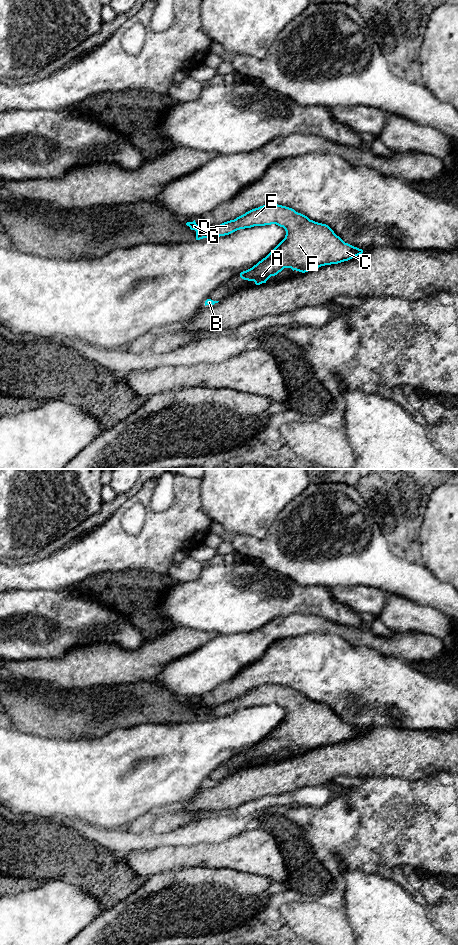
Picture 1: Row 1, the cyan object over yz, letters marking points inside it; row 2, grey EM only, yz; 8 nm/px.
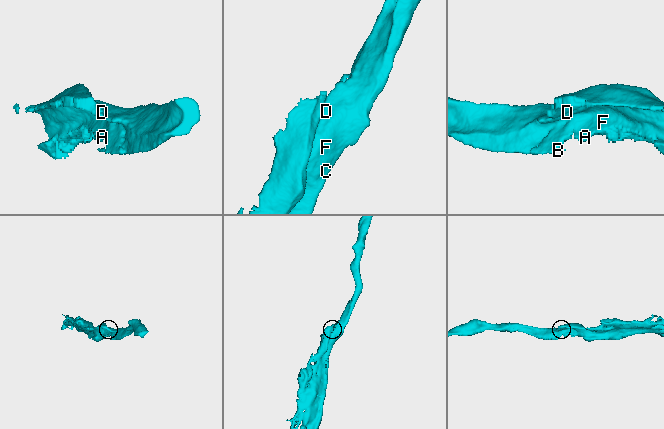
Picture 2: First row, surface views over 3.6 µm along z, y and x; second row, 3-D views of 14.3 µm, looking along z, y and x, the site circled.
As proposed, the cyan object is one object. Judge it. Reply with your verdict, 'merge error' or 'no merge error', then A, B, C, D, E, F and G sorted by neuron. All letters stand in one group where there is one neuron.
merge error; A B C D E F / G

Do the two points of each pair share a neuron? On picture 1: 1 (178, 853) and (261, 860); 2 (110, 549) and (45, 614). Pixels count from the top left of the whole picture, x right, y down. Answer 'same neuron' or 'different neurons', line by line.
1: same neuron
2: different neurons

